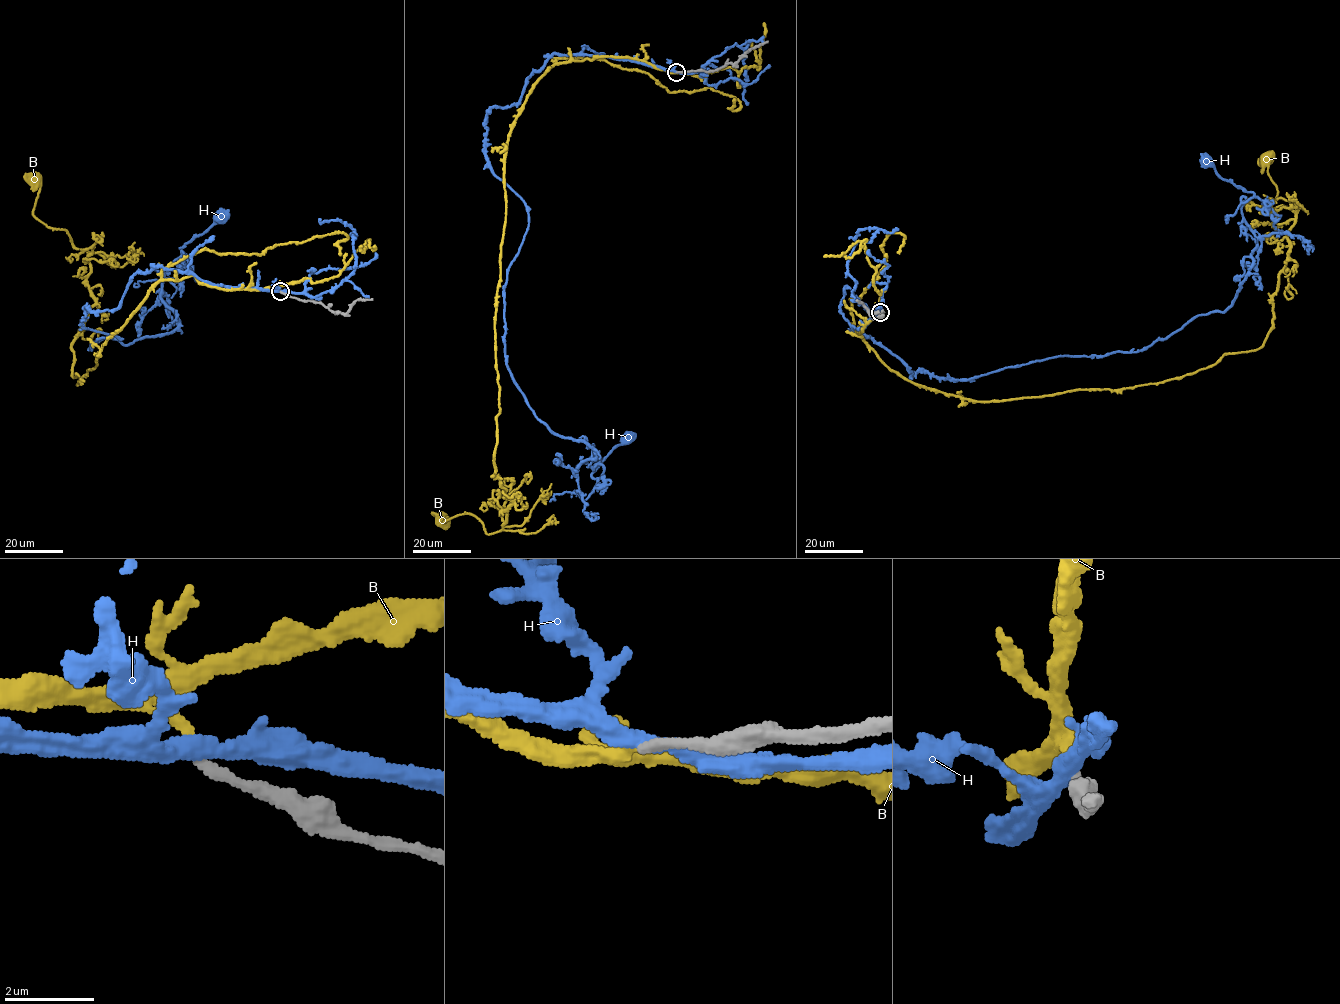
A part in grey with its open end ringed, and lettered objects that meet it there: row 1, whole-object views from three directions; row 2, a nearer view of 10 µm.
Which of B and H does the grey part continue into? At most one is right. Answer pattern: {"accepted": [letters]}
{"accepted": ["B"]}

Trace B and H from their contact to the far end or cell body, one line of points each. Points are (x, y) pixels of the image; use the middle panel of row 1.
B: (676, 72), (629, 58), (556, 63), (515, 121), (492, 477), (513, 502), (499, 531), (468, 514), (443, 522)
H: (677, 72), (553, 53), (484, 121), (528, 216), (506, 365), (595, 453), (576, 471), (626, 437)

